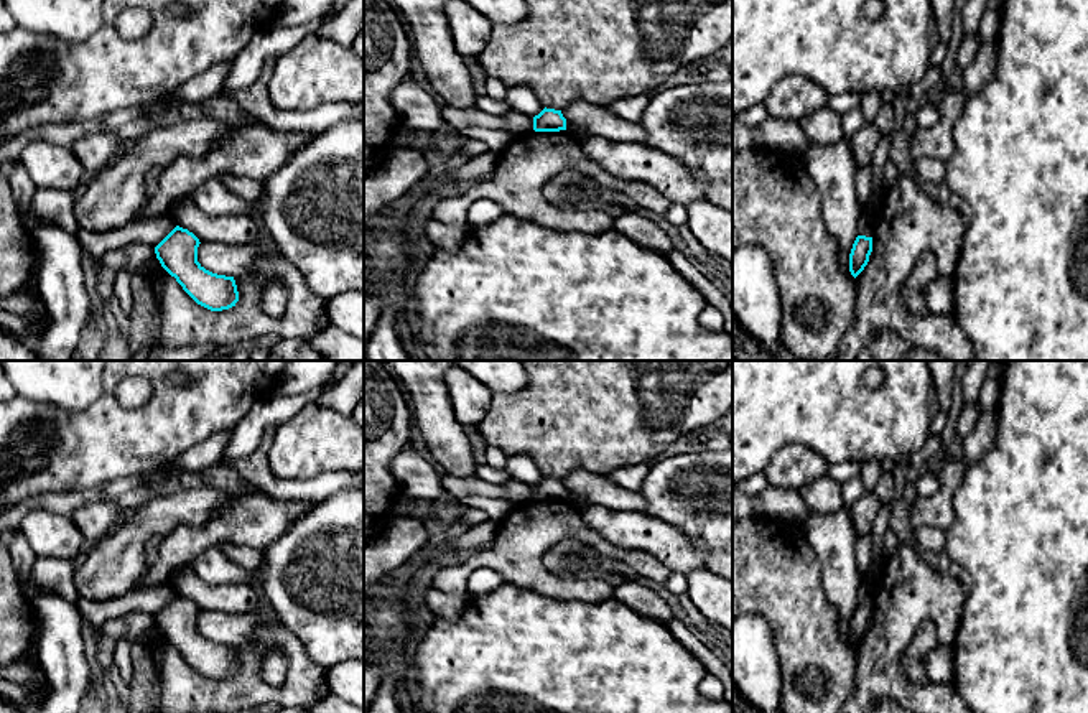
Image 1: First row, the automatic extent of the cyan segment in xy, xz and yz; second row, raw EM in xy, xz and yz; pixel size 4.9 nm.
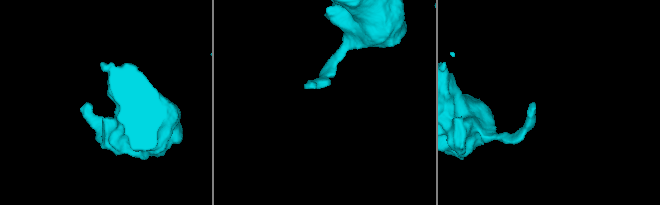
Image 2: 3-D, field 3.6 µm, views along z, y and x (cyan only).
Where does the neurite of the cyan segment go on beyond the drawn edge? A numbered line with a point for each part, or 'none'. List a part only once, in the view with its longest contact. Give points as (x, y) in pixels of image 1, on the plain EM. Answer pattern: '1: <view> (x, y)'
none

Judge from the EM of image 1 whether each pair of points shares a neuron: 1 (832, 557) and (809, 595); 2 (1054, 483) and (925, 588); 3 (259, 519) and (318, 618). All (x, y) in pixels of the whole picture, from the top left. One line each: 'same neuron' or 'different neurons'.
1: different neurons
2: different neurons
3: different neurons

